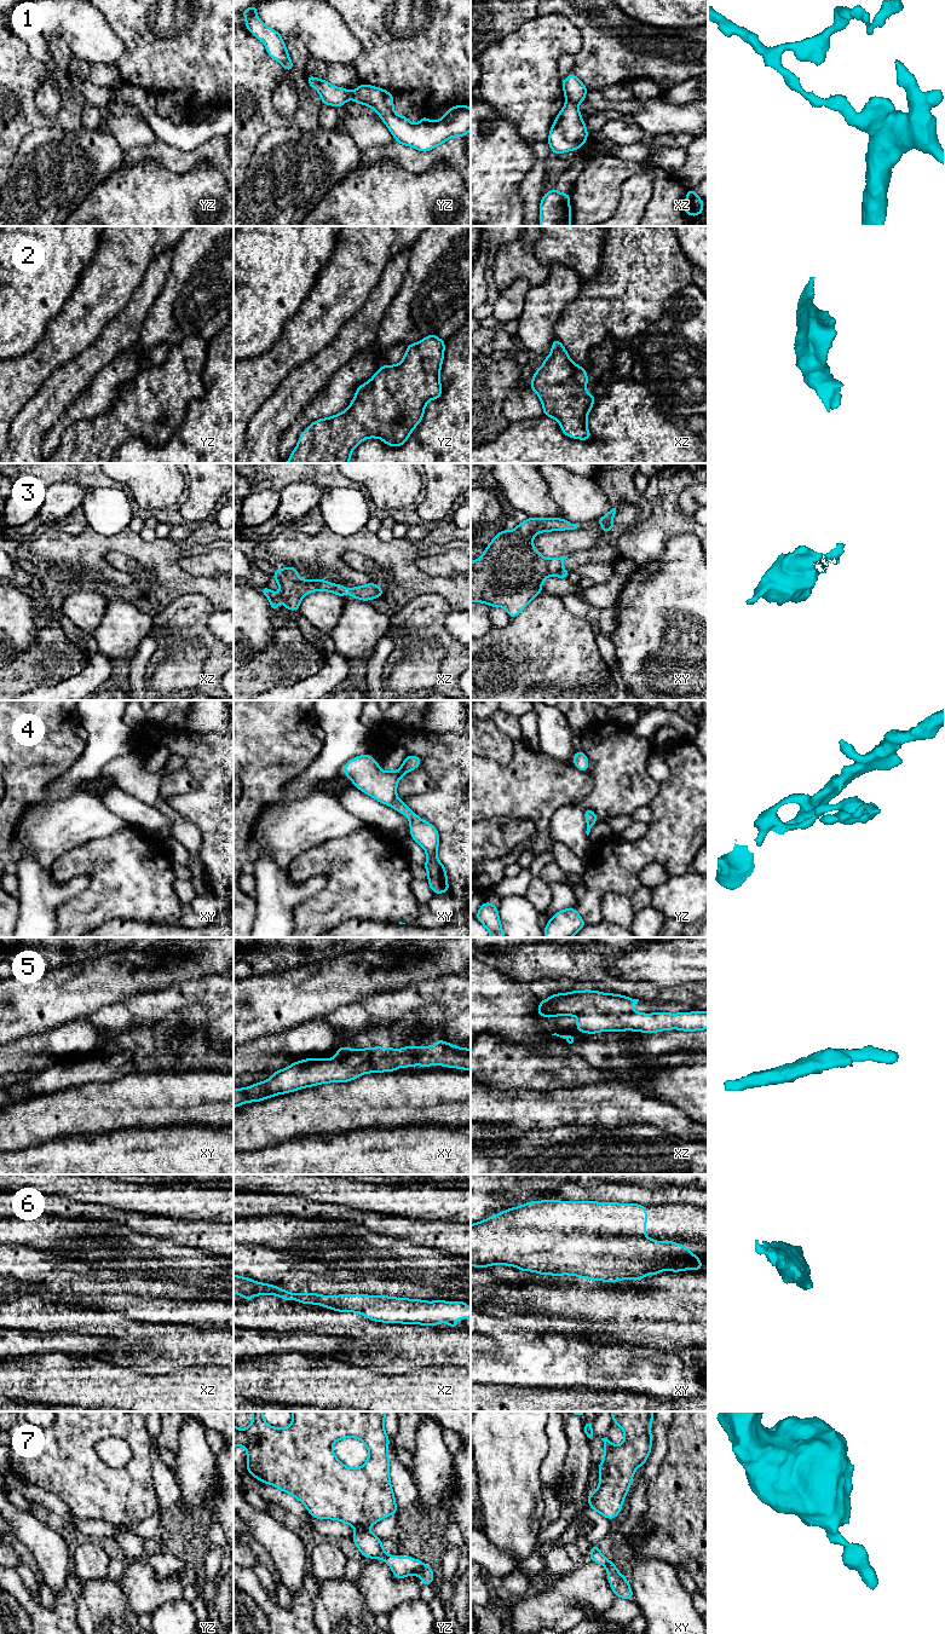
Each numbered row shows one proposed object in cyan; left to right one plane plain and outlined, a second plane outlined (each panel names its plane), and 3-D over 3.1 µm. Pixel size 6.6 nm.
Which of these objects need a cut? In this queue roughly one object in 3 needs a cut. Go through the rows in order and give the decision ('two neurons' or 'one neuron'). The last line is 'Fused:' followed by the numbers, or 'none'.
1: two neurons
2: one neuron
3: one neuron
4: one neuron
5: one neuron
6: one neuron
7: one neuron
Fused: 1

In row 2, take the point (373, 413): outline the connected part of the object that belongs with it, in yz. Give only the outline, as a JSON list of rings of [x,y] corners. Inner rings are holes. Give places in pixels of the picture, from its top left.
[[[430,334],[417,343],[409,343],[402,362],[397,365],[382,365],[368,382],[357,388],[355,398],[345,411],[311,423],[301,433],[287,463],[348,463],[352,450],[365,438],[380,438],[388,446],[402,446],[422,420],[427,402],[442,397],[439,375],[444,348],[445,341],[434,334]]]

